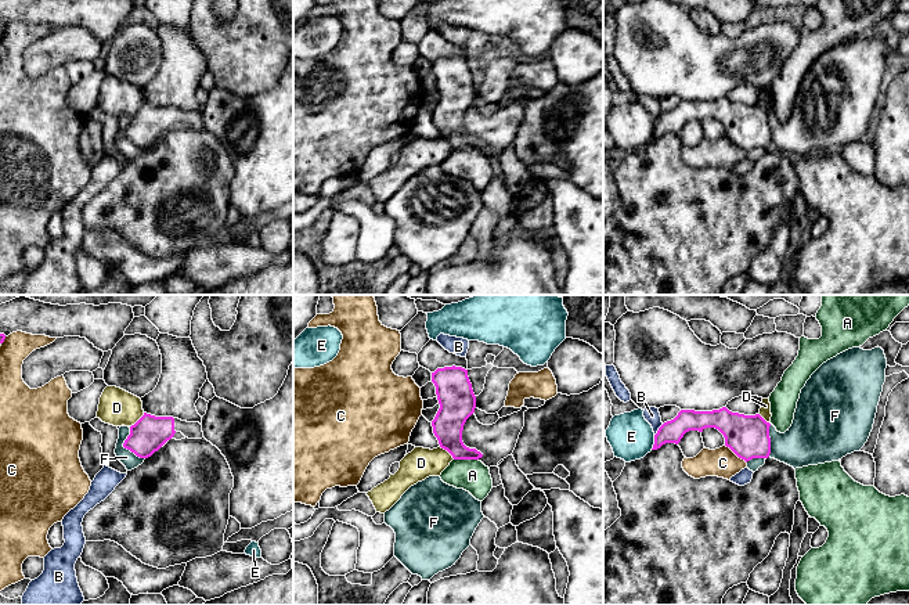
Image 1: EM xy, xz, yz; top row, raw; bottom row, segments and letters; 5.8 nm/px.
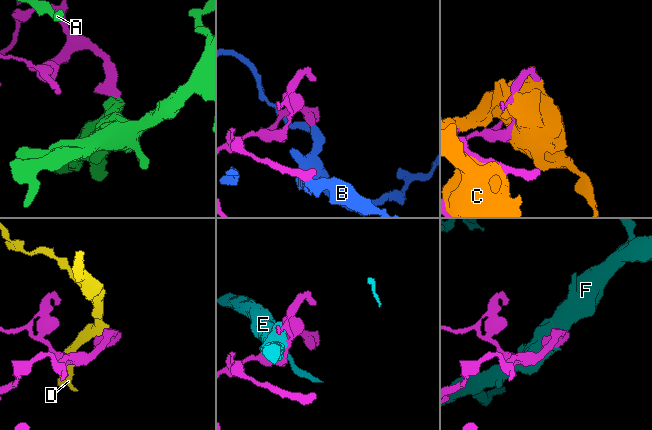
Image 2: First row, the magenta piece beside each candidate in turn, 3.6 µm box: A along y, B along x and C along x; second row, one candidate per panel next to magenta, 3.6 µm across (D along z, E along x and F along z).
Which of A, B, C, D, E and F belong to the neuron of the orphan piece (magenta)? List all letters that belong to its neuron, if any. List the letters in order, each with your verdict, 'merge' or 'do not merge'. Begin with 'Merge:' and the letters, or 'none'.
Merge: none
A: do not merge
B: do not merge
C: do not merge
D: do not merge
E: do not merge
F: do not merge

